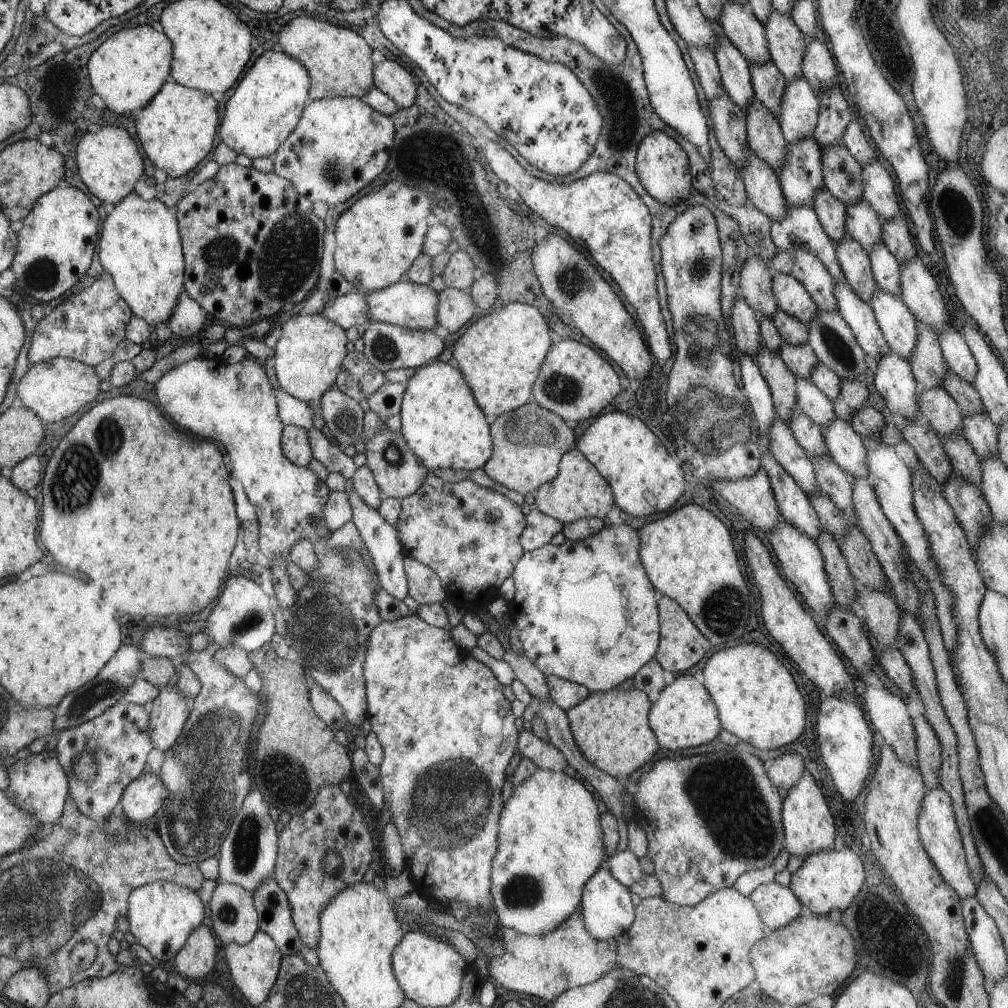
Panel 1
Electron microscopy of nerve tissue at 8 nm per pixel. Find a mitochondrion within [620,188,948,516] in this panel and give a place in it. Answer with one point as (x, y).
(735, 423)

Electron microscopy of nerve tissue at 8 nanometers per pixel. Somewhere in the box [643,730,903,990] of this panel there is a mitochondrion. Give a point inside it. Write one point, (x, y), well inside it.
(747, 831)

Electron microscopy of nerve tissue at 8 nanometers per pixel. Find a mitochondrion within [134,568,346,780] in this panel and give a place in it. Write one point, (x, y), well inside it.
(251, 621)

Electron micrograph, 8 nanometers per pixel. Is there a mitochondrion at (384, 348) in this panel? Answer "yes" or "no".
yes

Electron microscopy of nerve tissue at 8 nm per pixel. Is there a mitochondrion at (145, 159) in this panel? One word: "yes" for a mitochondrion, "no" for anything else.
no

